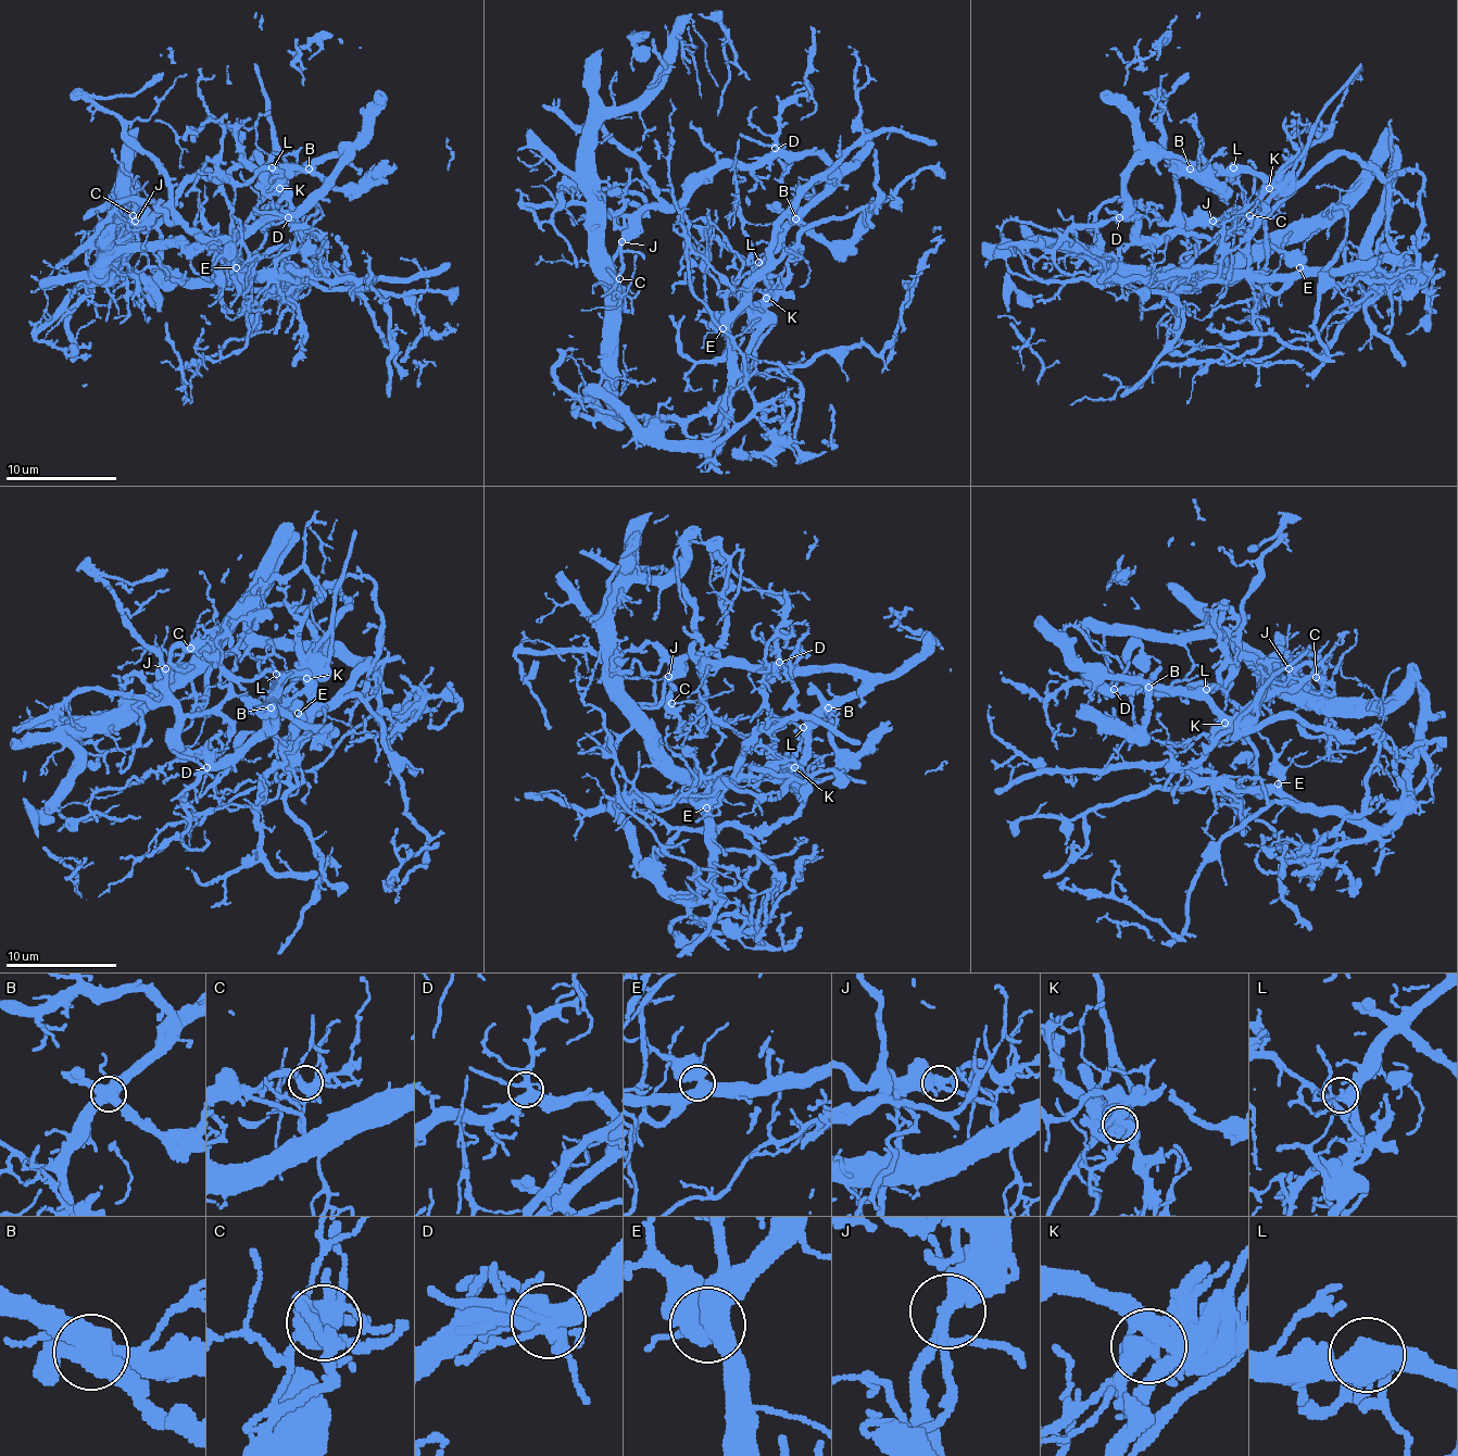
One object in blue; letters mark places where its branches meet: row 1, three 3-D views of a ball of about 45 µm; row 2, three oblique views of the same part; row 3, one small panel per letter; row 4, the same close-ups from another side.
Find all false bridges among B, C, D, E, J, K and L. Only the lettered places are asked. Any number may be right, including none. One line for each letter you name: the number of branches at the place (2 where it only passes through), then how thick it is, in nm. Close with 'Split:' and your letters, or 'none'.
B: 5 branches meet; 600 nm thick
J: 4 branches meet; 360 nm thick
K: 4 branches meet; 480 nm thick
Split: B, J, K

